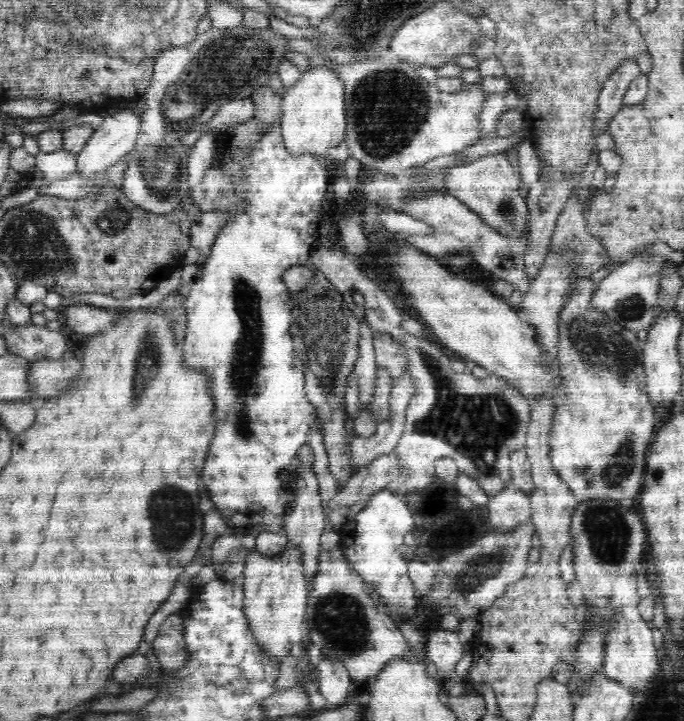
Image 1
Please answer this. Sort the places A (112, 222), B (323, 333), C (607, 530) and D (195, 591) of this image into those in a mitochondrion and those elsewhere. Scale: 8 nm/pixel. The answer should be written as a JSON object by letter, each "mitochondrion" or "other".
{"A":"mitochondrion","B":"mitochondrion","C":"mitochondrion","D":"other"}

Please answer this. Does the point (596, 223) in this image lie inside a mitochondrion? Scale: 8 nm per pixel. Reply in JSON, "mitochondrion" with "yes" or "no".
{"mitochondrion":"no"}

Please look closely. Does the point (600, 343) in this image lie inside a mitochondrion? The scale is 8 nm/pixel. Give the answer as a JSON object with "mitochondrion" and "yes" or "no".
{"mitochondrion":"yes"}

